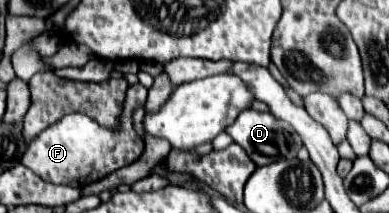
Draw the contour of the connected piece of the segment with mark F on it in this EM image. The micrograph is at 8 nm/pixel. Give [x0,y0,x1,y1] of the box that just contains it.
[21,83,147,189]

